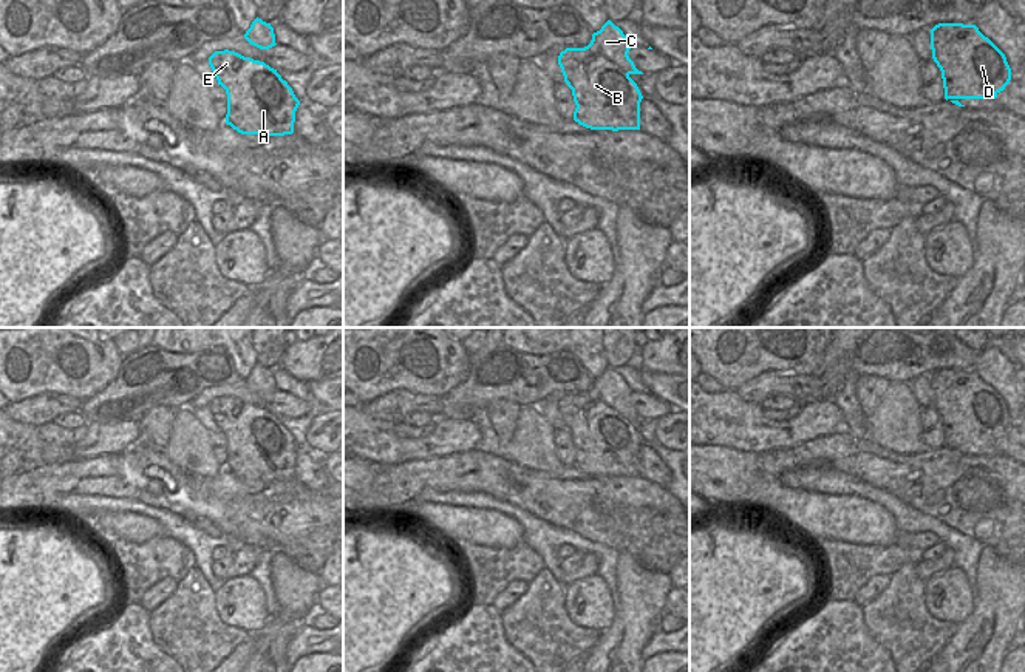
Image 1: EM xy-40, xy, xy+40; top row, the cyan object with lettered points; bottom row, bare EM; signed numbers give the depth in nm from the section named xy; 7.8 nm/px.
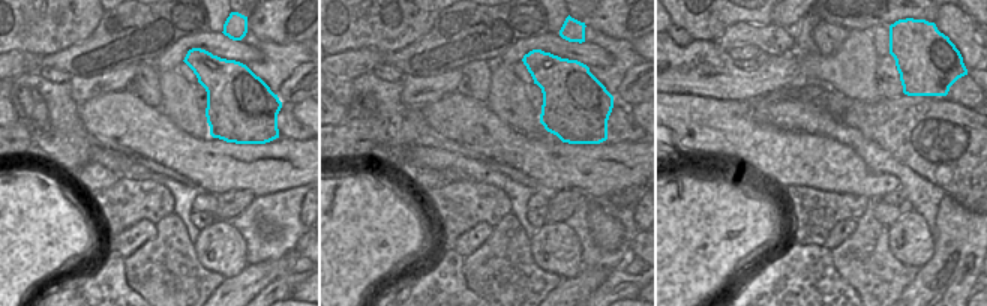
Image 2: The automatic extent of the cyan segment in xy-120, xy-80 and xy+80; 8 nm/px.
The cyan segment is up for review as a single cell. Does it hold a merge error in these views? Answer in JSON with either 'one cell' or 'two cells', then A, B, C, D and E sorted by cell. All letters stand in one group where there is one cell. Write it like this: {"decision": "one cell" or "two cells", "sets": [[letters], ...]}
{"decision": "one cell", "sets": [["A", "B", "C", "D", "E"]]}

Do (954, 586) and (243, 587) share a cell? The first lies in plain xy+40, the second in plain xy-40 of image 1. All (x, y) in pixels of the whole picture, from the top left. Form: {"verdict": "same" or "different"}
{"verdict": "same"}

